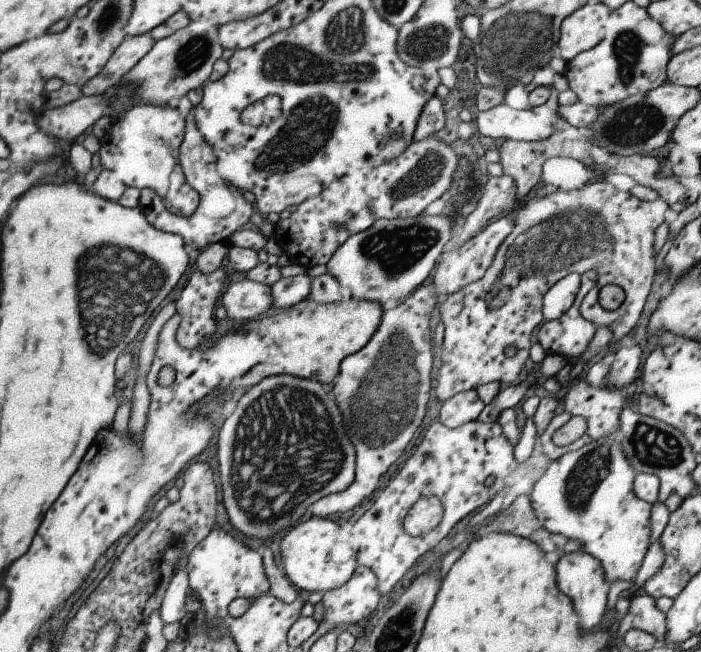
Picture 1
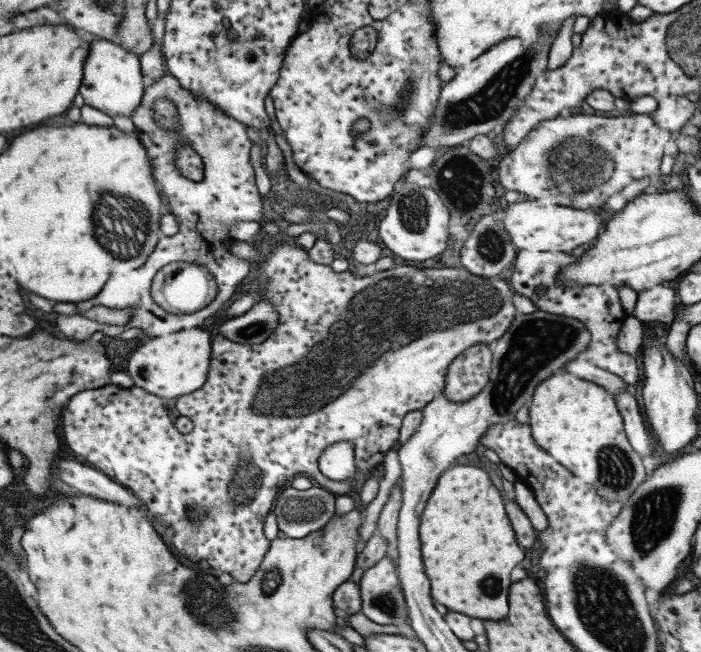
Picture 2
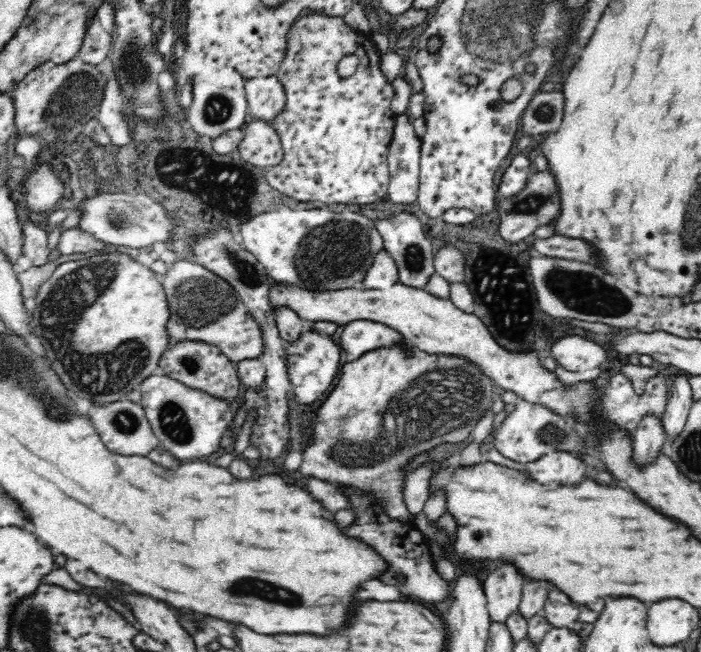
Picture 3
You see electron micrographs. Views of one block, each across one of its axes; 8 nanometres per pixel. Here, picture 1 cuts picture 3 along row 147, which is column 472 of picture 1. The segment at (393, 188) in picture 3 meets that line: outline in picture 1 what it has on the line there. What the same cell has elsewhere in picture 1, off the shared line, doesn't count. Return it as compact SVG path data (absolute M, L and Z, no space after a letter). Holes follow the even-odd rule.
M476 389L457 392L442 402L437 415L438 421L447 428L453 429L467 422L476 420L486 401L478 396Z

